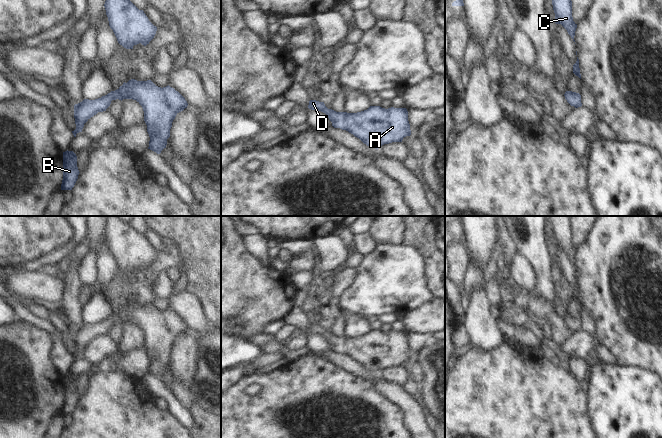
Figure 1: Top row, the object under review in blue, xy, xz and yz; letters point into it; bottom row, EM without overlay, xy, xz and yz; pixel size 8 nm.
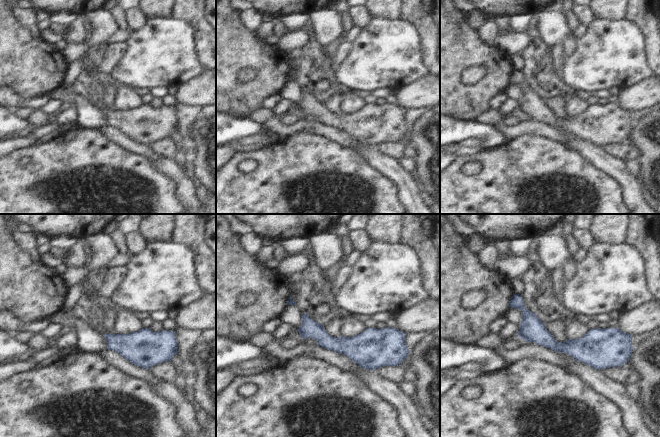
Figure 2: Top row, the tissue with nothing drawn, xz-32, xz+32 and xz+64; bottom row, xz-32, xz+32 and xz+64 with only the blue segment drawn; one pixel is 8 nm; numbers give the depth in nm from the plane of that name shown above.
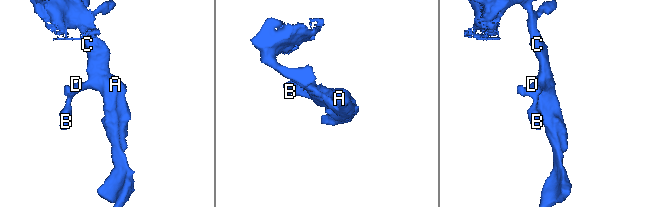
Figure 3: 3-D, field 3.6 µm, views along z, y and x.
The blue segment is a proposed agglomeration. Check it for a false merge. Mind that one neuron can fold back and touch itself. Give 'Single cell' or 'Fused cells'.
Single cell.

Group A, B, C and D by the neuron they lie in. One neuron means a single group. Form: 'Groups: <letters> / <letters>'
Groups: A B C D.

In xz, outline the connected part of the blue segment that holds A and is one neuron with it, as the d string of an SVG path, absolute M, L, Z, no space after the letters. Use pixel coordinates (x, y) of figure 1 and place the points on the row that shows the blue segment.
M310 100L308 108L321 111L326 114L332 122L334 128L340 128L359 138L367 146L378 148L384 144L392 142L402 142L403 138L411 135L408 121L408 111L406 108L382 108L380 106L370 106L367 110L357 113L336 112L328 109L324 102Z

